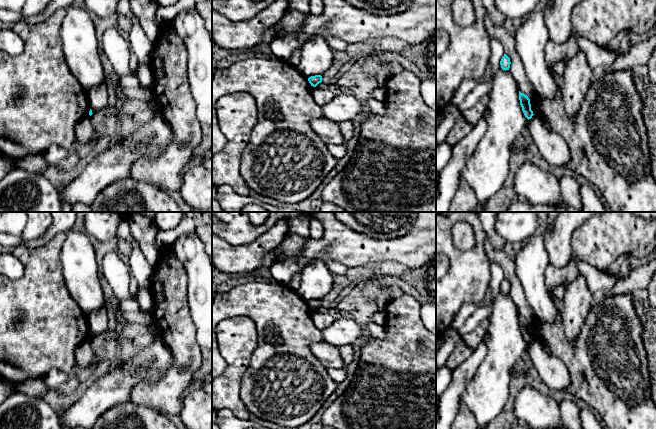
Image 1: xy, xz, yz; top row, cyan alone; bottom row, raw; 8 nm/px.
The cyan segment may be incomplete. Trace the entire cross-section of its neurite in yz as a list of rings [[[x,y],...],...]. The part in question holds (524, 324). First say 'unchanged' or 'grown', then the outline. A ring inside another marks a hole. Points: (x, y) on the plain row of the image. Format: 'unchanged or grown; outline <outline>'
unchanged; outline [[[519,315],[519,324],[525,341],[528,344],[531,343],[534,338],[533,338],[533,335],[531,334],[530,323],[528,322],[527,319]]]

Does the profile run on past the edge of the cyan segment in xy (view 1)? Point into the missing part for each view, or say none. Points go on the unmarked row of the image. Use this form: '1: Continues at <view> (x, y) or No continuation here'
1: No continuation here

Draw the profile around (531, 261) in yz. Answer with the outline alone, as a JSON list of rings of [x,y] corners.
[[[536,233],[524,242],[523,247],[516,252],[513,263],[533,313],[538,319],[553,323],[558,311],[545,281],[550,259],[544,245],[544,234]]]

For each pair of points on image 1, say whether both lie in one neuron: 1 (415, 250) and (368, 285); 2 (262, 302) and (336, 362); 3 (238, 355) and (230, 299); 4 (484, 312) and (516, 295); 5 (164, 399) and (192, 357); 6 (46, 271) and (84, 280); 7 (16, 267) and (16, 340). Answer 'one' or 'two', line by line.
1: two
2: two
3: two
4: two
5: one
6: two
7: two

